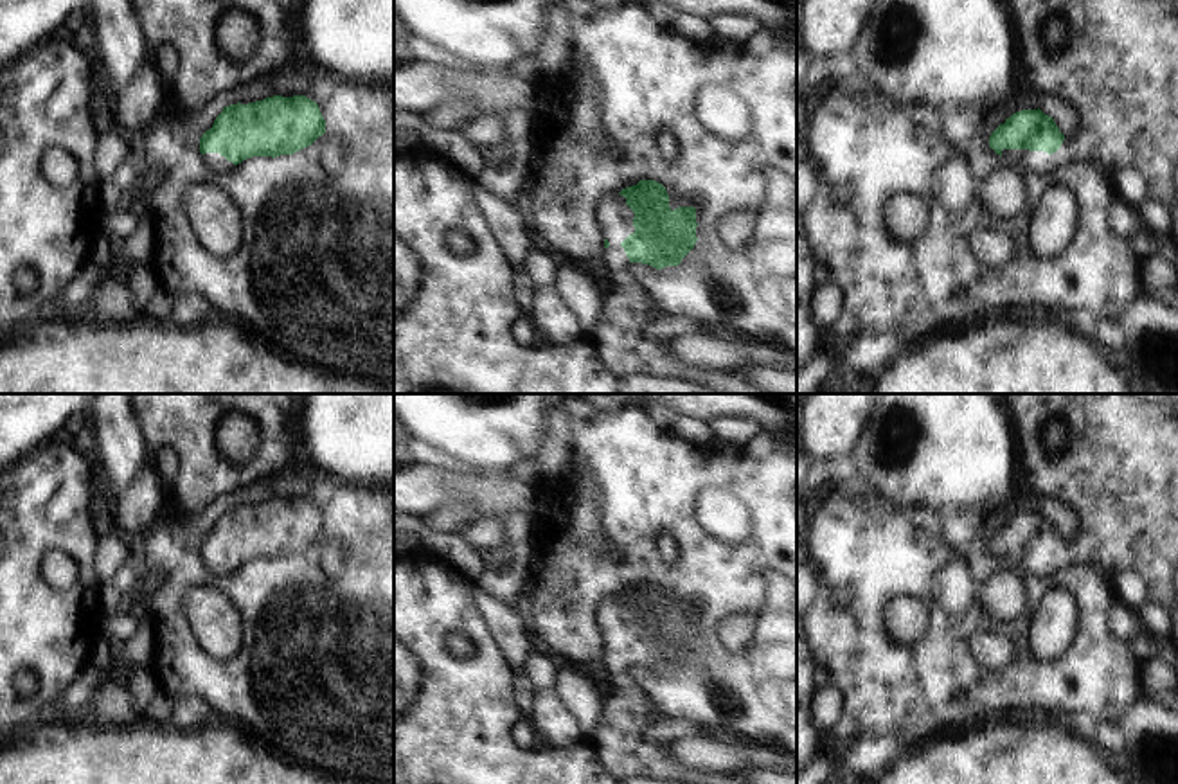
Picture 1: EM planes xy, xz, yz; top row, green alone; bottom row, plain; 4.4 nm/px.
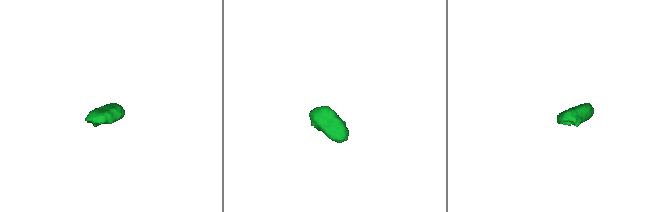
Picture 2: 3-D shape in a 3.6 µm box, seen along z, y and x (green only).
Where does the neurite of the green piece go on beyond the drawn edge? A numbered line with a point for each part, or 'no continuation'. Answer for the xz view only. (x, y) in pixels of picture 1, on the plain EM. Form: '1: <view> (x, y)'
1: xz (626, 712)

